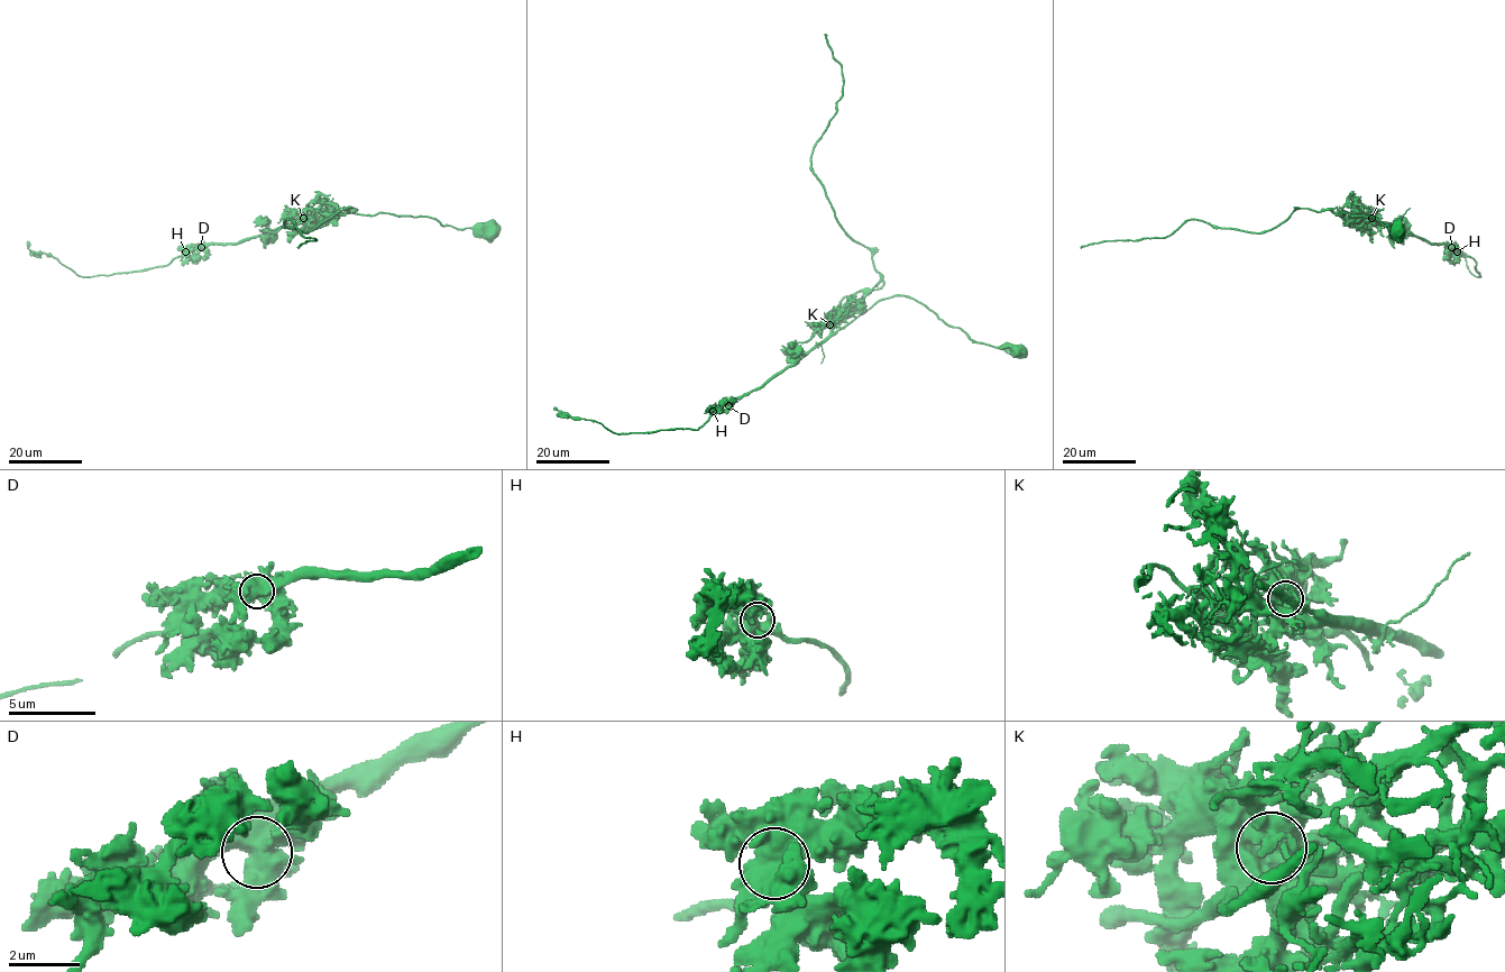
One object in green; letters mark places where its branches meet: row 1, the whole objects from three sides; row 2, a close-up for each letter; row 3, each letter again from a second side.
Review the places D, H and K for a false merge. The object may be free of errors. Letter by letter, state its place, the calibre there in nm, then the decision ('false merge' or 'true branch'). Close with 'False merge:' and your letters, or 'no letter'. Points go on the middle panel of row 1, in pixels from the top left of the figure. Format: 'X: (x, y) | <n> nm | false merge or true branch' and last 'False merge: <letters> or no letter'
D: (728, 405) | 650 nm | true branch
H: (713, 411) | 650 nm | true branch
K: (829, 324) | 750 nm | false merge
False merge: K

